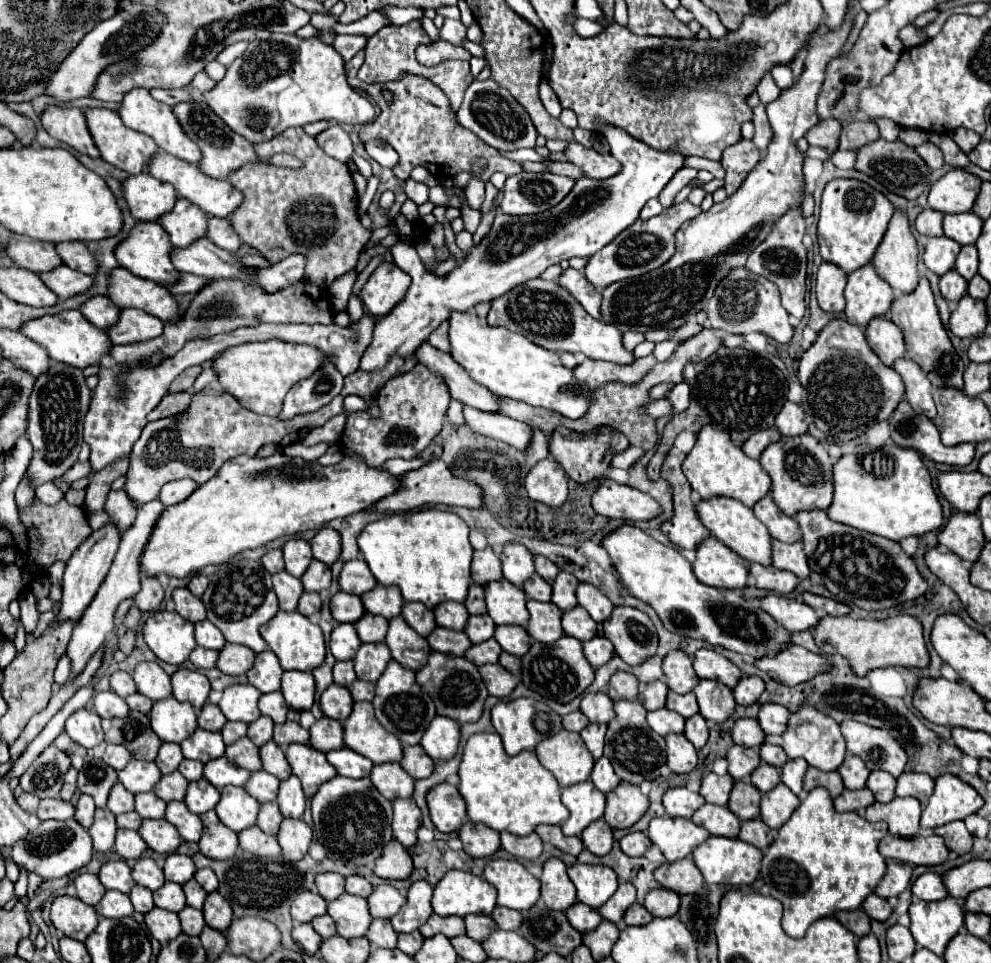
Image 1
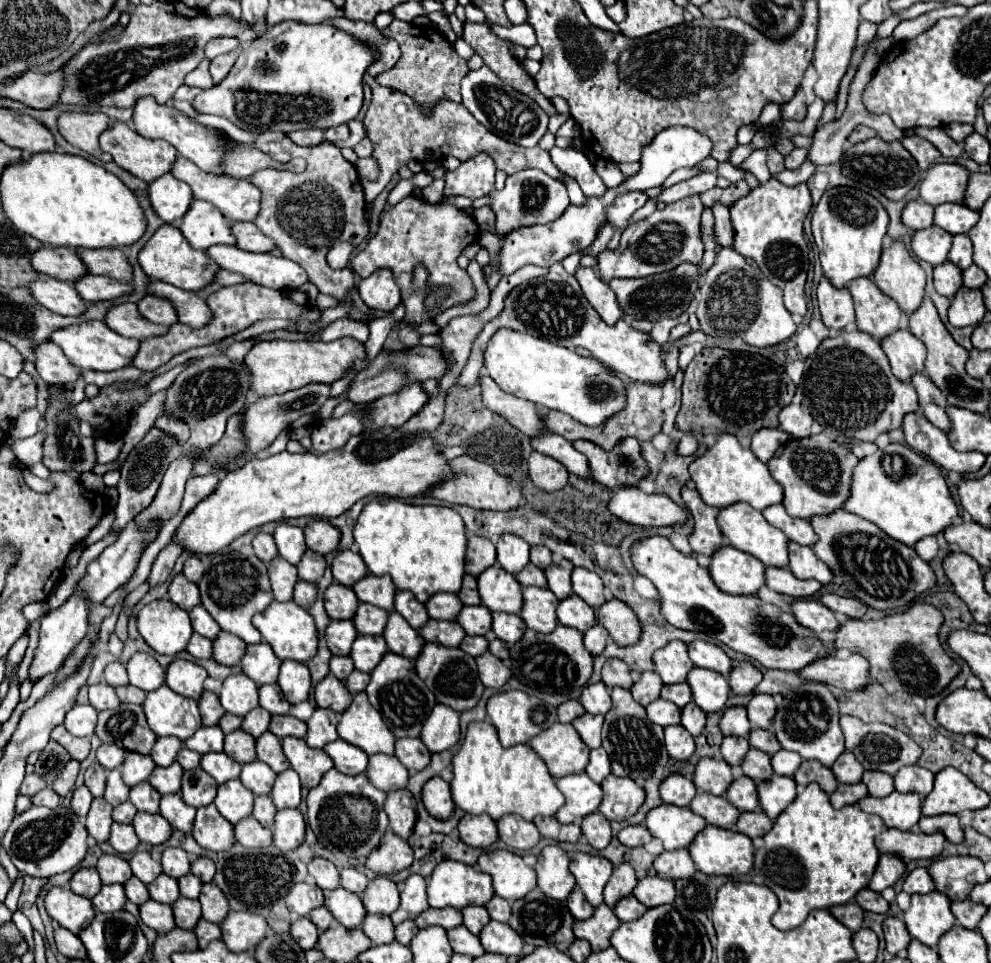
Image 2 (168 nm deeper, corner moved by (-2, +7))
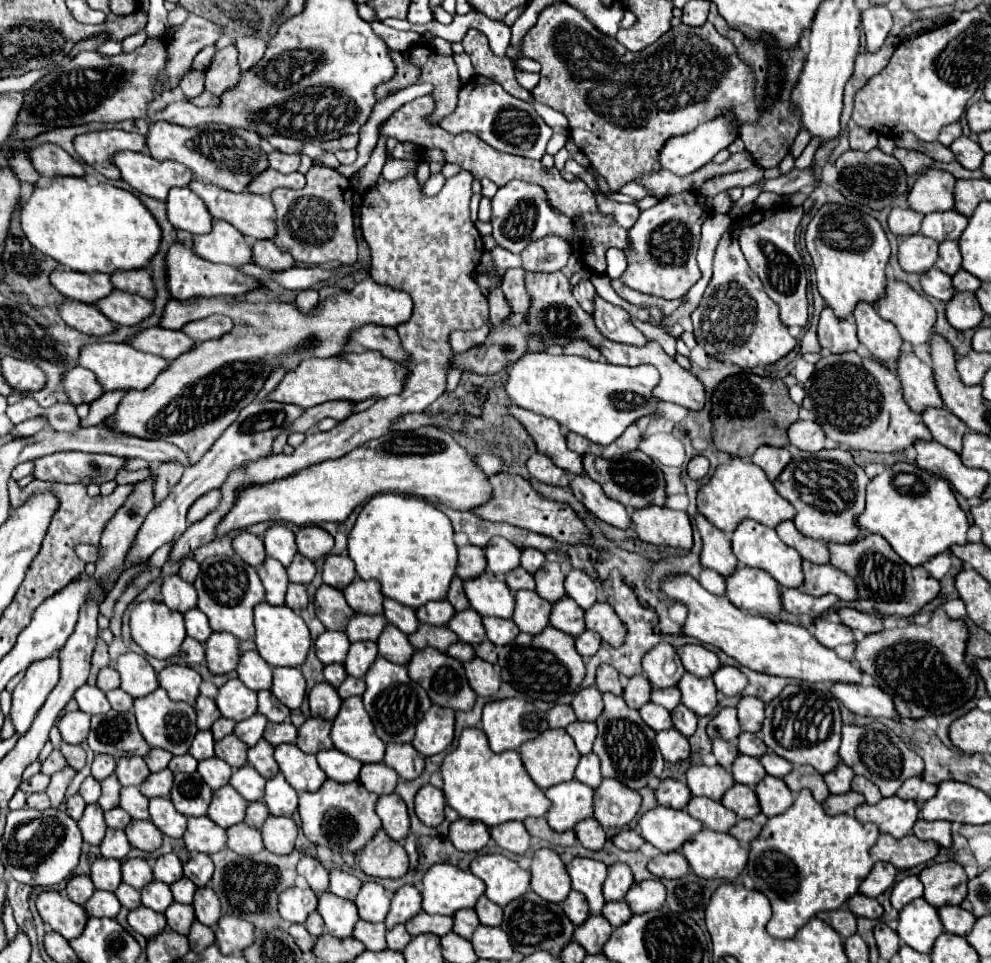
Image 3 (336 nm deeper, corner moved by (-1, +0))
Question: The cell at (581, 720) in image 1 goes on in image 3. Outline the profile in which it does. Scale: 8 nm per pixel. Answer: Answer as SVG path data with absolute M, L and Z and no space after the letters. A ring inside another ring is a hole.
M563 704L563 706L553 706L547 712L547 722L551 728L567 728L571 722L575 722L575 712L571 710L571 706Z

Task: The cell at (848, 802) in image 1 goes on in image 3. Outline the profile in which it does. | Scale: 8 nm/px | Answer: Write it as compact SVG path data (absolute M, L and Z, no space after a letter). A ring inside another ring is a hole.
M845 792L845 794L831 794L825 802L823 802L823 810L829 814L829 816L835 816L835 814L845 814L845 812L853 812L857 806L861 806L865 800L859 792Z

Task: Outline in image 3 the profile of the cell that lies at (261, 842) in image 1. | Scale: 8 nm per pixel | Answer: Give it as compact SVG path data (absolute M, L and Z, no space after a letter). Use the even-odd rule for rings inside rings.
M235 824L227 828L227 848L231 848L235 854L251 856L263 850L263 838L261 832L247 826L247 824Z

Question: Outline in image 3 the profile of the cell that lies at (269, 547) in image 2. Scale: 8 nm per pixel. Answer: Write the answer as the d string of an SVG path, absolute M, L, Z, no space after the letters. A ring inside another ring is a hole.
M239 532L235 538L233 538L233 550L241 556L241 560L245 560L247 564L251 566L259 566L263 564L265 560L265 548L263 548L263 542L259 536L251 534L251 532Z

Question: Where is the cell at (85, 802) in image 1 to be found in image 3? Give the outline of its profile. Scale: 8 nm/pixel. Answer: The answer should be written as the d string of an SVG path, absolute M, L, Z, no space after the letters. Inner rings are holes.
M75 794L75 796L71 796L71 798L67 800L67 814L69 814L73 820L79 820L79 818L83 816L85 806L87 806L87 804L81 800L81 796Z

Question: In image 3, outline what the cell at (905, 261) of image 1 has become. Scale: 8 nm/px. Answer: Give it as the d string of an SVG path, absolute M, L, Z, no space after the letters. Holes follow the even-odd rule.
M889 280L887 296L875 304L879 316L897 326L901 338L911 346L929 344L937 320L933 304L913 292L905 282Z

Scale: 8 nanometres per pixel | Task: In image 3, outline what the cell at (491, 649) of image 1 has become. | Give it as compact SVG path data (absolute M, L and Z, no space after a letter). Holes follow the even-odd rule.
M457 642L457 644L451 644L451 648L447 650L447 656L459 660L459 662L469 662L475 658L475 652L473 652L473 646L469 644L463 644L463 642Z

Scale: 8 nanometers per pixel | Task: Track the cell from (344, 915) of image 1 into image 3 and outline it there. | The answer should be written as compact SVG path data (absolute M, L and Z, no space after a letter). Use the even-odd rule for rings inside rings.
M323 892L319 896L317 912L327 926L327 932L337 938L349 938L359 920L357 906L351 900L343 900L331 892Z

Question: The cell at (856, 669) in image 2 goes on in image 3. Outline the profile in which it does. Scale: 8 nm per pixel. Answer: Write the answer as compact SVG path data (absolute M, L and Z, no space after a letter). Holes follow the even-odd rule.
M835 684L833 696L839 698L851 712L869 718L893 718L899 720L891 696L877 686L863 684Z

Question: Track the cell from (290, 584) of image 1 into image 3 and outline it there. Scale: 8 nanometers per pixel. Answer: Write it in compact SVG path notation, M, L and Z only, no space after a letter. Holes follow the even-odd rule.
M265 558L265 562L257 570L263 586L265 586L265 600L273 606L285 604L285 592L287 592L287 572L283 564L279 564L275 558Z

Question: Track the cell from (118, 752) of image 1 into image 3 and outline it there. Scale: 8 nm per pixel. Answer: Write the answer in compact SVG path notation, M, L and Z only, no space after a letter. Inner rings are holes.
M97 754L95 760L93 760L93 764L91 764L91 776L101 782L101 780L105 780L107 776L113 774L115 766L117 766L115 758L111 758L111 756L107 756L107 754Z

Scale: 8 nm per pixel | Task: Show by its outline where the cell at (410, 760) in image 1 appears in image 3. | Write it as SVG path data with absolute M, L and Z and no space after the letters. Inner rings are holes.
M387 744L383 762L391 766L403 780L415 780L425 766L423 756L419 756L411 744Z

